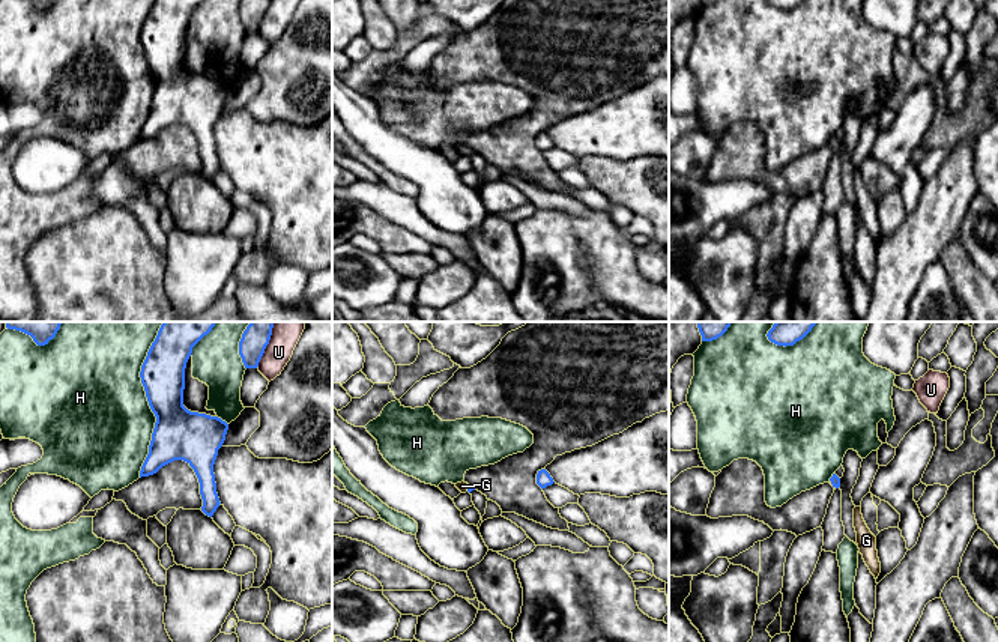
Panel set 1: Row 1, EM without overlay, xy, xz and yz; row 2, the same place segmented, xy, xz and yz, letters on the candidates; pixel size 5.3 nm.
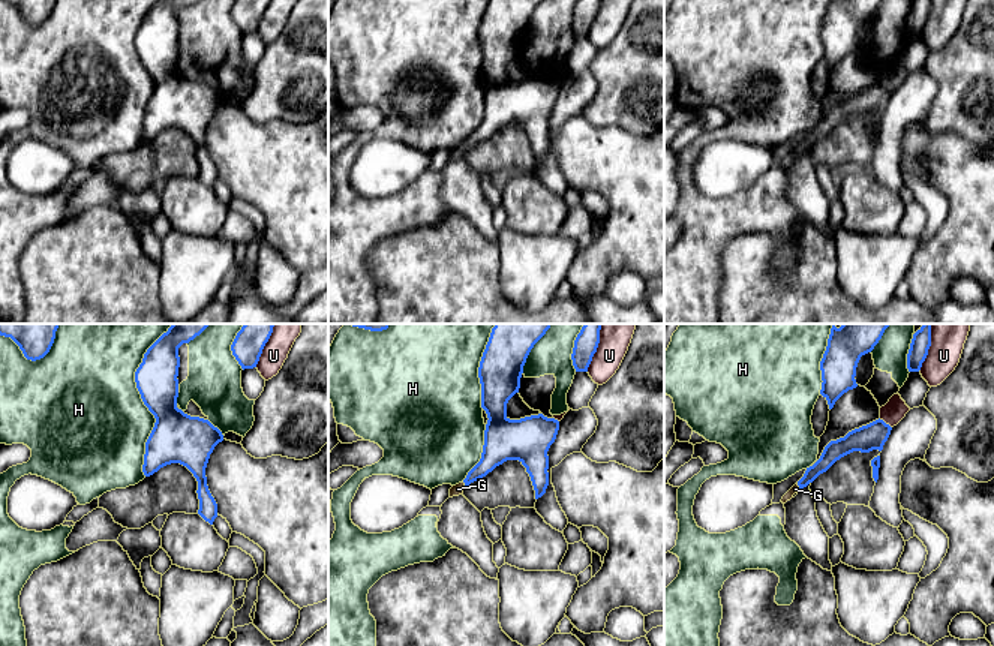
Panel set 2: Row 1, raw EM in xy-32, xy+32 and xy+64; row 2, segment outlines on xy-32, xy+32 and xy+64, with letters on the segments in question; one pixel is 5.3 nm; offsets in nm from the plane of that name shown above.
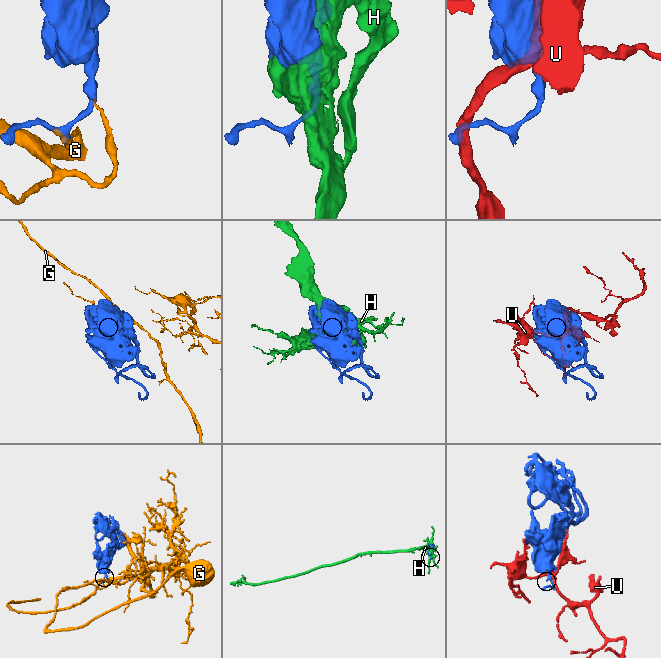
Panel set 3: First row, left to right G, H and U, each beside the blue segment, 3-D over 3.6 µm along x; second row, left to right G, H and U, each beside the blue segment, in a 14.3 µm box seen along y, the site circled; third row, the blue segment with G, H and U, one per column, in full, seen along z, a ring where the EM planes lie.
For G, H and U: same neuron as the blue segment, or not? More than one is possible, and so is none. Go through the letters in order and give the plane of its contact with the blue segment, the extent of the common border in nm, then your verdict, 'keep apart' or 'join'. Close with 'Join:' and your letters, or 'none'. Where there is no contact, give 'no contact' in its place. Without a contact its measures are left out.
G: meets blue in yz; contact 60 nm long; keep apart
H: meets blue in xy; contact 750 nm long; keep apart
U: meets blue in xy; contact 190 nm long; keep apart
Join: none

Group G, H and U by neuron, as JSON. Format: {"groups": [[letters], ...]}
{"groups": [["G"], ["H"], ["U"]]}

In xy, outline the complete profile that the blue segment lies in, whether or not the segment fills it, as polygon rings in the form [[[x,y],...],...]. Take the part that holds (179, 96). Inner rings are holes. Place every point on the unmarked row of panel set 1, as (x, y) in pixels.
[[[156,0],[141,29],[141,47],[156,86],[140,141],[156,137],[174,123],[186,125],[200,146],[201,174],[212,180],[221,167],[213,128],[228,87],[183,69],[186,26],[201,2]]]

